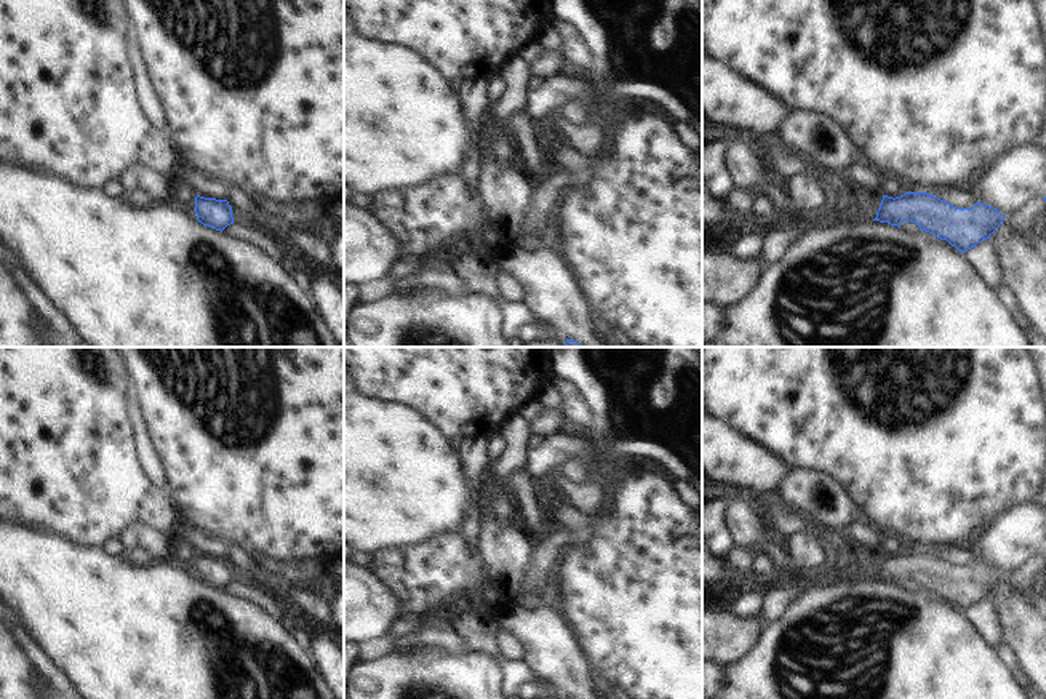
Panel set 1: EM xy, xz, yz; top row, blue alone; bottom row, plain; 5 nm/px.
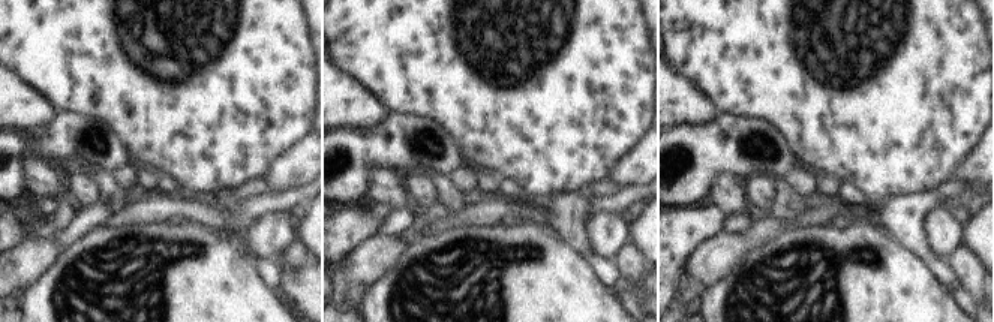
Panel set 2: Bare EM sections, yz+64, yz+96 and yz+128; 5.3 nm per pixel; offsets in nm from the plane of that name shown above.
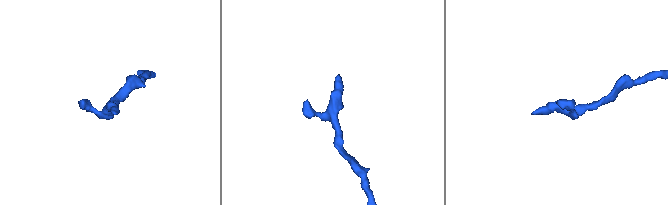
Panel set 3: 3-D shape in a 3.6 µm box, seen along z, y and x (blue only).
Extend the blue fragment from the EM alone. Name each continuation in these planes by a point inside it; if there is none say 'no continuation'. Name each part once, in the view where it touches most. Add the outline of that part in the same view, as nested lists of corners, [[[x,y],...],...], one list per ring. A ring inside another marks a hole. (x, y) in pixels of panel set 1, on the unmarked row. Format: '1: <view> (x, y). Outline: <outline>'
no continuation

